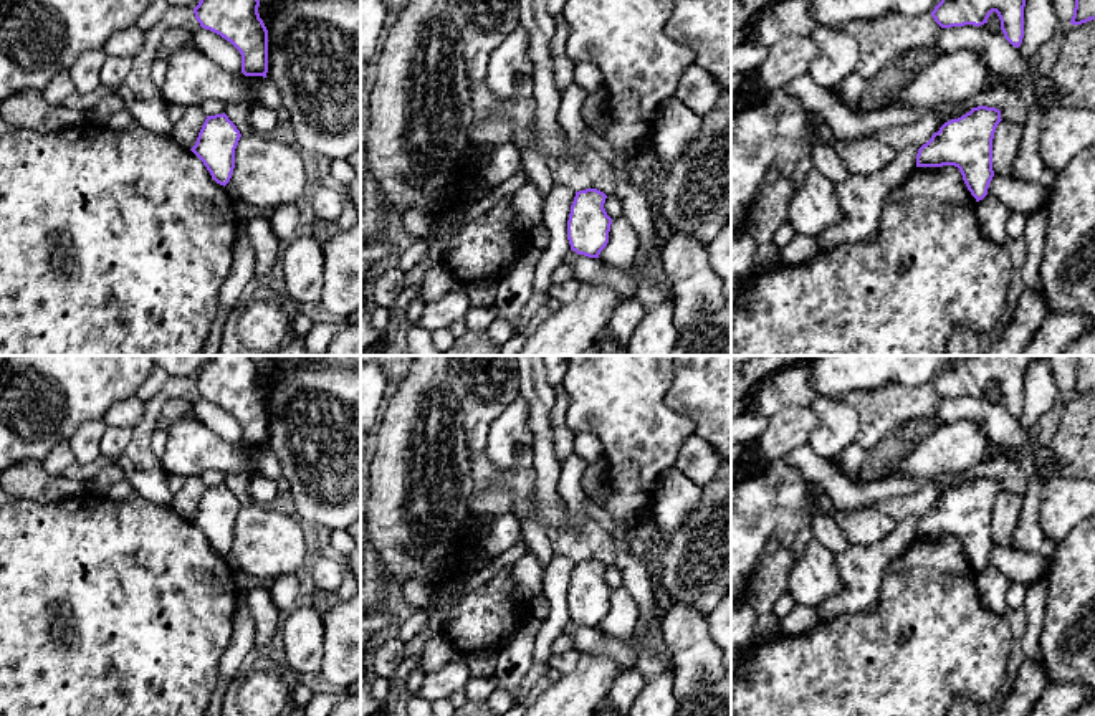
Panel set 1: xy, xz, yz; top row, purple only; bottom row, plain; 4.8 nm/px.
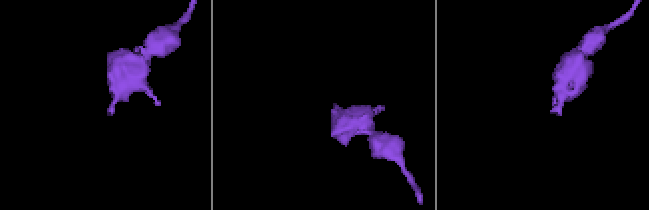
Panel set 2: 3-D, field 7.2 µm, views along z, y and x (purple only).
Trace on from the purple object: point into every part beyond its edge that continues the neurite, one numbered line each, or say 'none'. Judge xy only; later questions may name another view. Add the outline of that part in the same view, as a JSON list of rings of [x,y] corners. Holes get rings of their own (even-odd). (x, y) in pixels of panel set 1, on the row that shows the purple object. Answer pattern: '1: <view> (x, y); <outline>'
none

